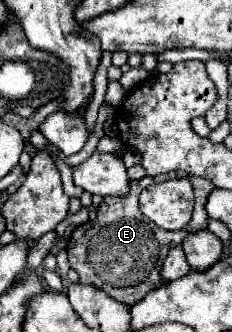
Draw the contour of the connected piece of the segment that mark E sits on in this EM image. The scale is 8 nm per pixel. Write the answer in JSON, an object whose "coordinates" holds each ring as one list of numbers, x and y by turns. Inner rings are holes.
{"coordinates":[[169,172,165,176,145,176,137,182,129,182,129,194,127,196,105,196,99,204,97,220,81,224,73,230,69,242,67,242,67,254,69,254,69,266,79,272,83,284,93,284,95,288,101,288,107,292,107,296,123,302,123,304,135,304,157,288,159,284,159,258,165,258,169,248,175,244,181,244,181,240,187,234,185,230,179,232,167,232,159,226,155,226,151,220,147,220,139,210,139,194,149,184,169,180,169,178,181,178,187,176,185,172]]}

